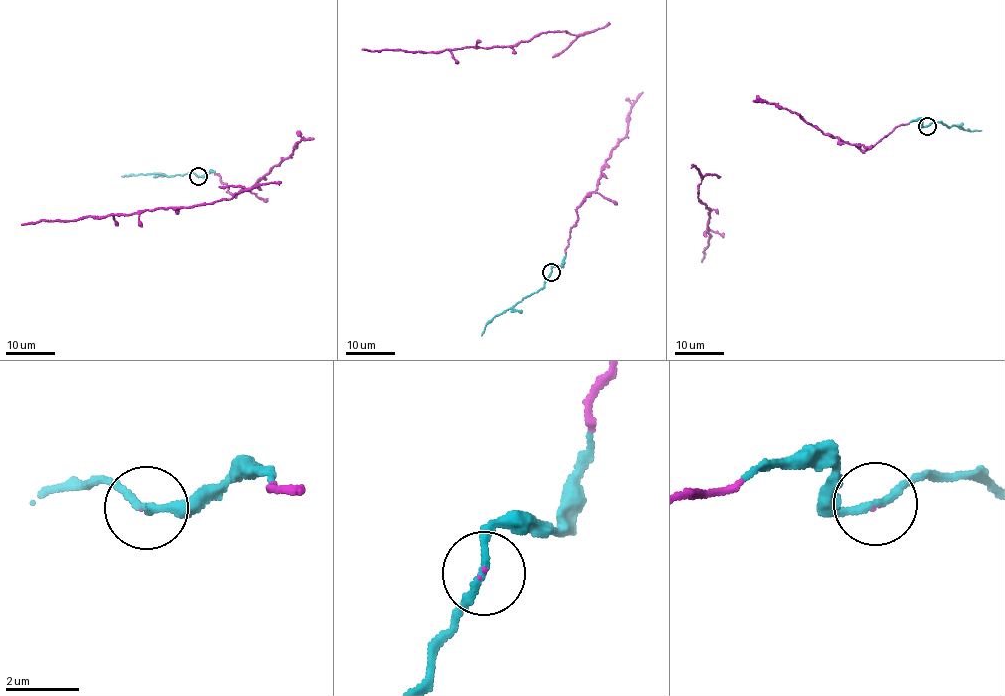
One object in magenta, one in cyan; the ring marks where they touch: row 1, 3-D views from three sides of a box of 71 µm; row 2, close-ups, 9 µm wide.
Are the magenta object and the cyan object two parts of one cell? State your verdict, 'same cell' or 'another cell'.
same cell

